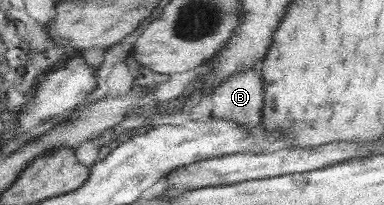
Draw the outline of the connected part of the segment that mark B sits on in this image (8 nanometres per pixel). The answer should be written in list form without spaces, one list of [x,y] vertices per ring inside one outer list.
[[[260,65],[240,70],[221,82],[213,94],[211,115],[225,120],[236,120],[253,130],[263,122],[263,105],[266,103],[264,80]]]

